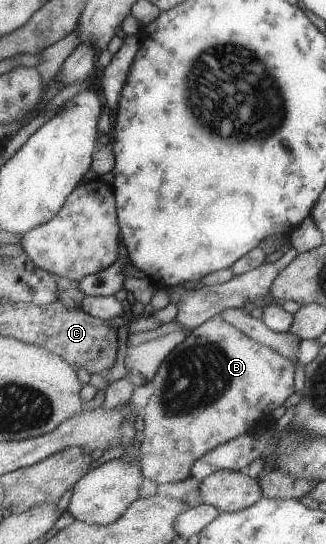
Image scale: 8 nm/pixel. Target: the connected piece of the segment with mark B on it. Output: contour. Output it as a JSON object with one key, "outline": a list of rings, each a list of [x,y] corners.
{"outline":[[[219,317],[198,325],[167,353],[151,379],[155,391],[141,411],[145,421],[138,460],[142,477],[155,481],[157,485],[190,477],[195,461],[217,448],[217,445],[223,445],[249,431],[251,423],[257,425],[261,419],[265,421],[273,409],[283,405],[283,401],[295,391],[293,371],[295,365],[291,359],[279,355],[275,349],[263,343],[253,341],[243,331],[221,321]]]}

